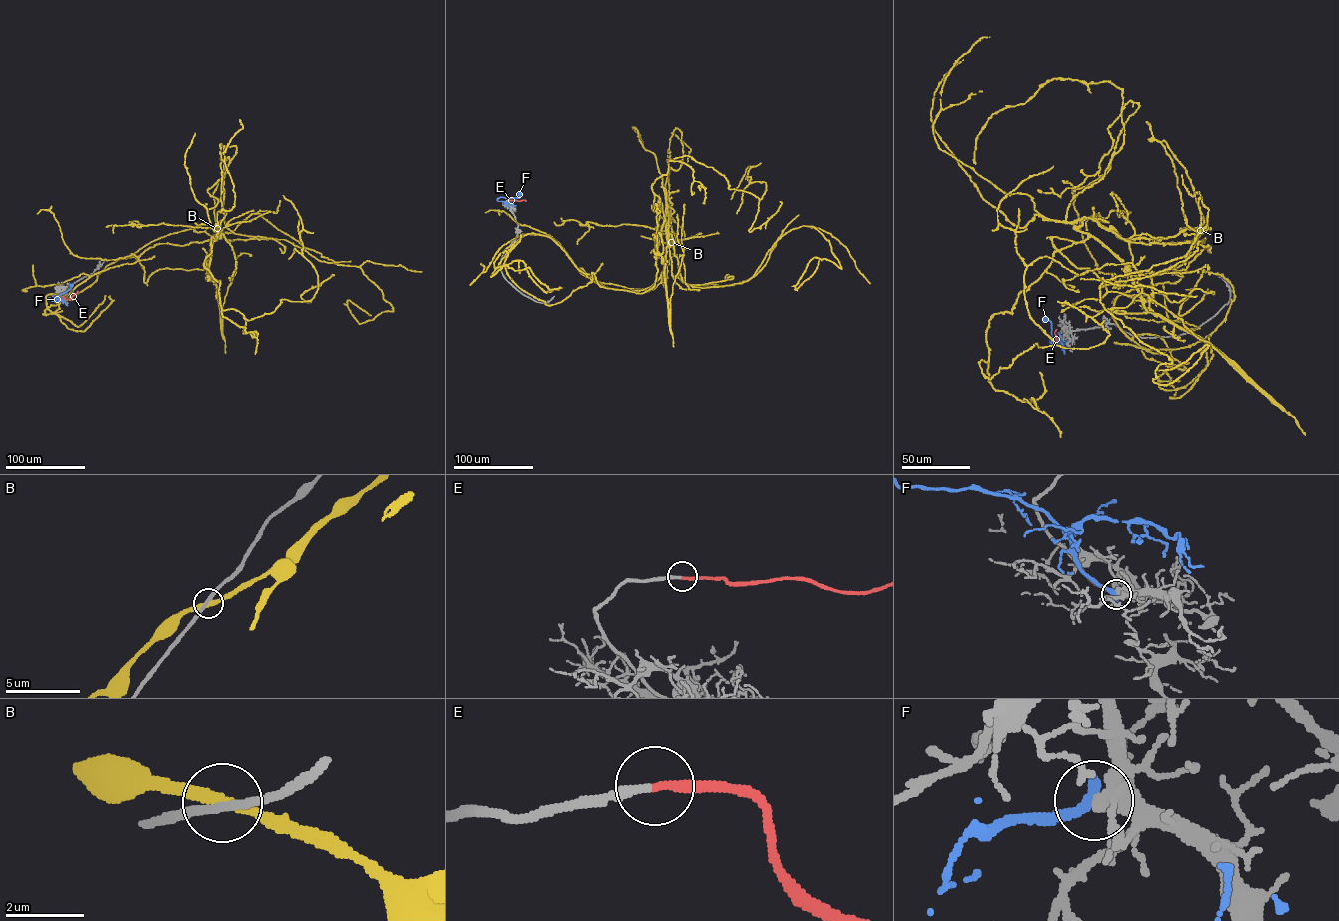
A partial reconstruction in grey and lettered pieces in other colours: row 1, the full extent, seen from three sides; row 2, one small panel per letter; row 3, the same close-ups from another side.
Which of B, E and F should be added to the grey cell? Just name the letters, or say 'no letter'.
E

